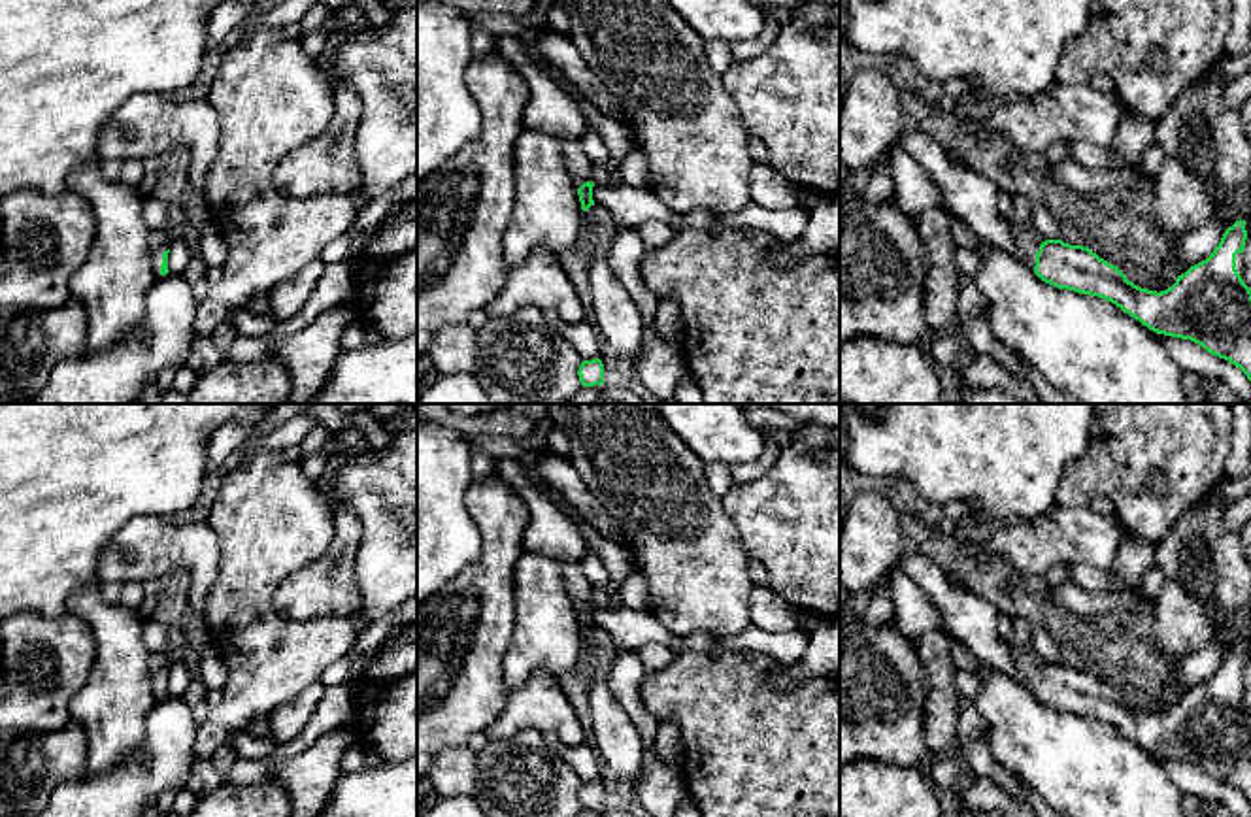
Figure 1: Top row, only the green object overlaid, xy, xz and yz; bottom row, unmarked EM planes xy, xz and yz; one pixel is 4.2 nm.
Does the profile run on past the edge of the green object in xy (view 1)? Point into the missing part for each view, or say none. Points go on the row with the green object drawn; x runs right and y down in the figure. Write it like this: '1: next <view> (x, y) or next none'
1: next xy (159, 242)

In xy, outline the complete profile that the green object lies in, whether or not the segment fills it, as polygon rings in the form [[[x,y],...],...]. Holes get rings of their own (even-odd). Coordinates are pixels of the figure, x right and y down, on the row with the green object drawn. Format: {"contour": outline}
{"contour": [[[151,228],[149,230],[149,253],[155,277],[166,275],[168,270],[168,253],[170,253],[170,234]]]}

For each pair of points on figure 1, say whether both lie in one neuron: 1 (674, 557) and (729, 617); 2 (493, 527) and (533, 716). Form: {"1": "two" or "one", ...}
{"1": "one", "2": "two"}

